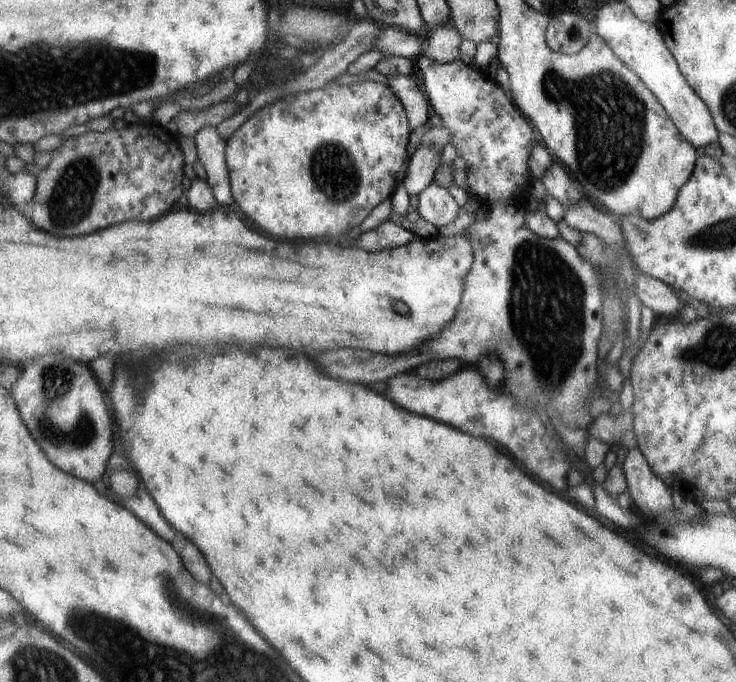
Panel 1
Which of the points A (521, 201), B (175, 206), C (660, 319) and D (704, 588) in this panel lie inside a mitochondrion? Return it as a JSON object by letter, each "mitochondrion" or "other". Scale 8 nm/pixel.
{"A":"other","B":"other","C":"other","D":"other"}

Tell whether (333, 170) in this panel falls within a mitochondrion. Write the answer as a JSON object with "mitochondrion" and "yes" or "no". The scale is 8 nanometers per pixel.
{"mitochondrion":"yes"}

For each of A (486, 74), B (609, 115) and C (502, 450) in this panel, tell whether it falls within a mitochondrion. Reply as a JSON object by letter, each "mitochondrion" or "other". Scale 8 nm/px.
{"A":"other","B":"mitochondrion","C":"other"}

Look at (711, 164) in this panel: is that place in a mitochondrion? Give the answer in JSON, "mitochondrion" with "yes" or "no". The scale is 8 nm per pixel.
{"mitochondrion":"no"}

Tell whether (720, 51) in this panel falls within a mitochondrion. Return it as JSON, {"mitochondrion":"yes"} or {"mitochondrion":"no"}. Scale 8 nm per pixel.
{"mitochondrion":"no"}

